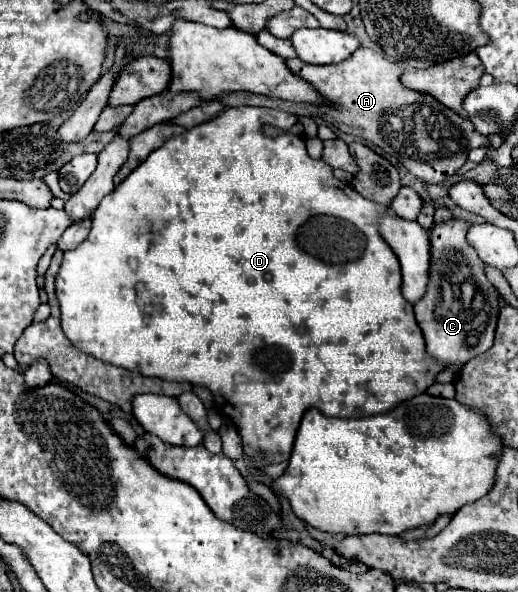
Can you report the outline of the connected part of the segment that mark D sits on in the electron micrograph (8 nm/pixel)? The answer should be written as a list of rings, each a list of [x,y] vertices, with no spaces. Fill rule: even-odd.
[[[228,107],[216,119],[172,137],[100,201],[94,211],[88,239],[76,249],[64,253],[62,267],[56,277],[62,329],[72,345],[96,359],[110,361],[112,365],[140,375],[188,381],[210,389],[216,409],[234,423],[252,467],[258,467],[254,463],[256,455],[262,455],[266,463],[288,461],[296,429],[308,409],[316,407],[326,417],[370,417],[386,413],[402,401],[424,393],[444,369],[444,365],[440,365],[440,361],[432,361],[424,349],[424,335],[420,333],[420,325],[416,325],[412,305],[402,297],[400,263],[378,233],[378,217],[386,213],[386,207],[364,199],[352,189],[352,185],[338,181],[332,175],[332,167],[322,159],[312,159],[306,153],[304,139],[290,133],[294,123],[296,115],[278,109]],[[264,125],[276,127],[280,133],[270,137],[264,133]]]

